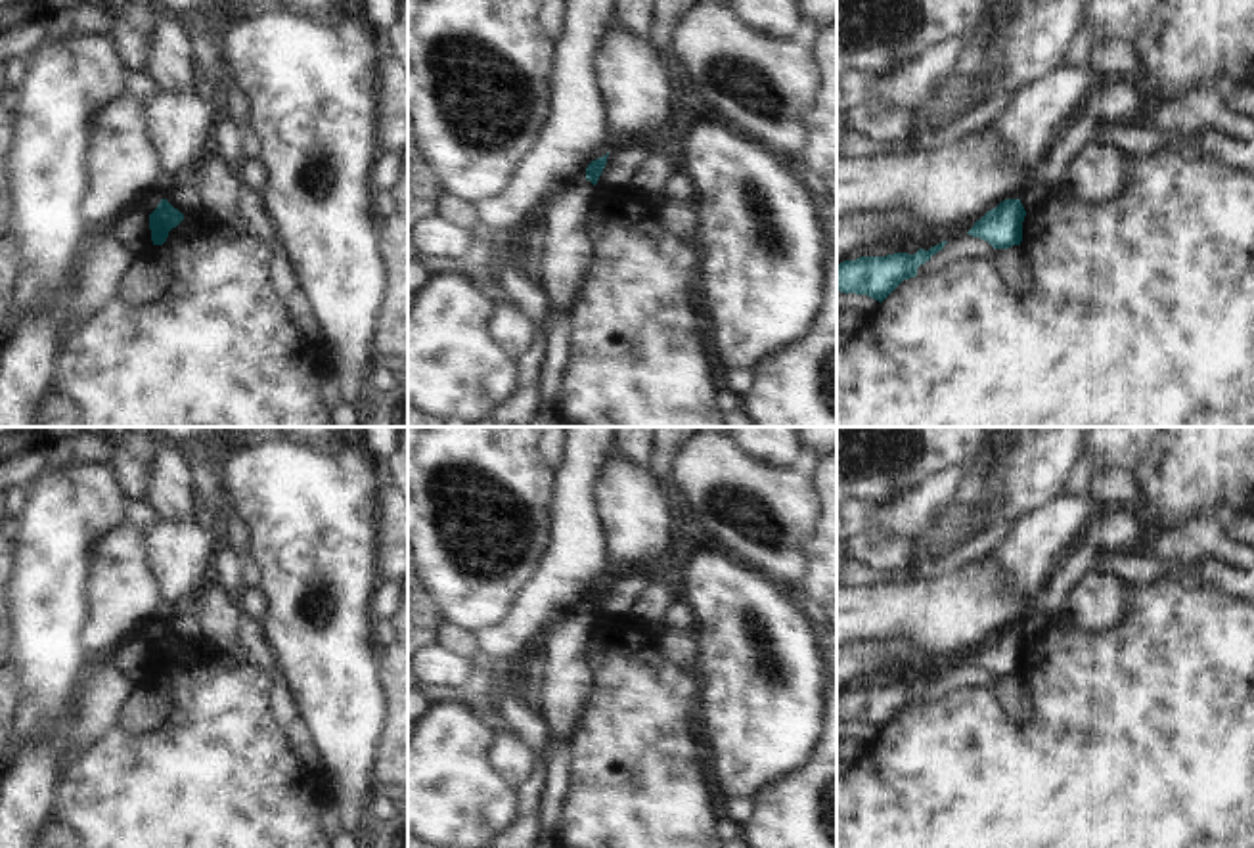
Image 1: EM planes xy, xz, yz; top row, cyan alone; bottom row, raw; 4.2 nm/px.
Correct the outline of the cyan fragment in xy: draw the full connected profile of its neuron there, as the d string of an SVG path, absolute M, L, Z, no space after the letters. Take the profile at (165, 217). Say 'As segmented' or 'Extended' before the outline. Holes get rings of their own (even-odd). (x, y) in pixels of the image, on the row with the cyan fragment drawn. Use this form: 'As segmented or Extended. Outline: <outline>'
As segmented. Outline: M161 199L157 209L149 214L149 230L153 245L163 245L168 232L184 220L184 214L174 209L167 199Z

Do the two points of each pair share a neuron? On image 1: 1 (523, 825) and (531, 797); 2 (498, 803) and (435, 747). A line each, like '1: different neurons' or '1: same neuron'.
1: same neuron
2: same neuron

